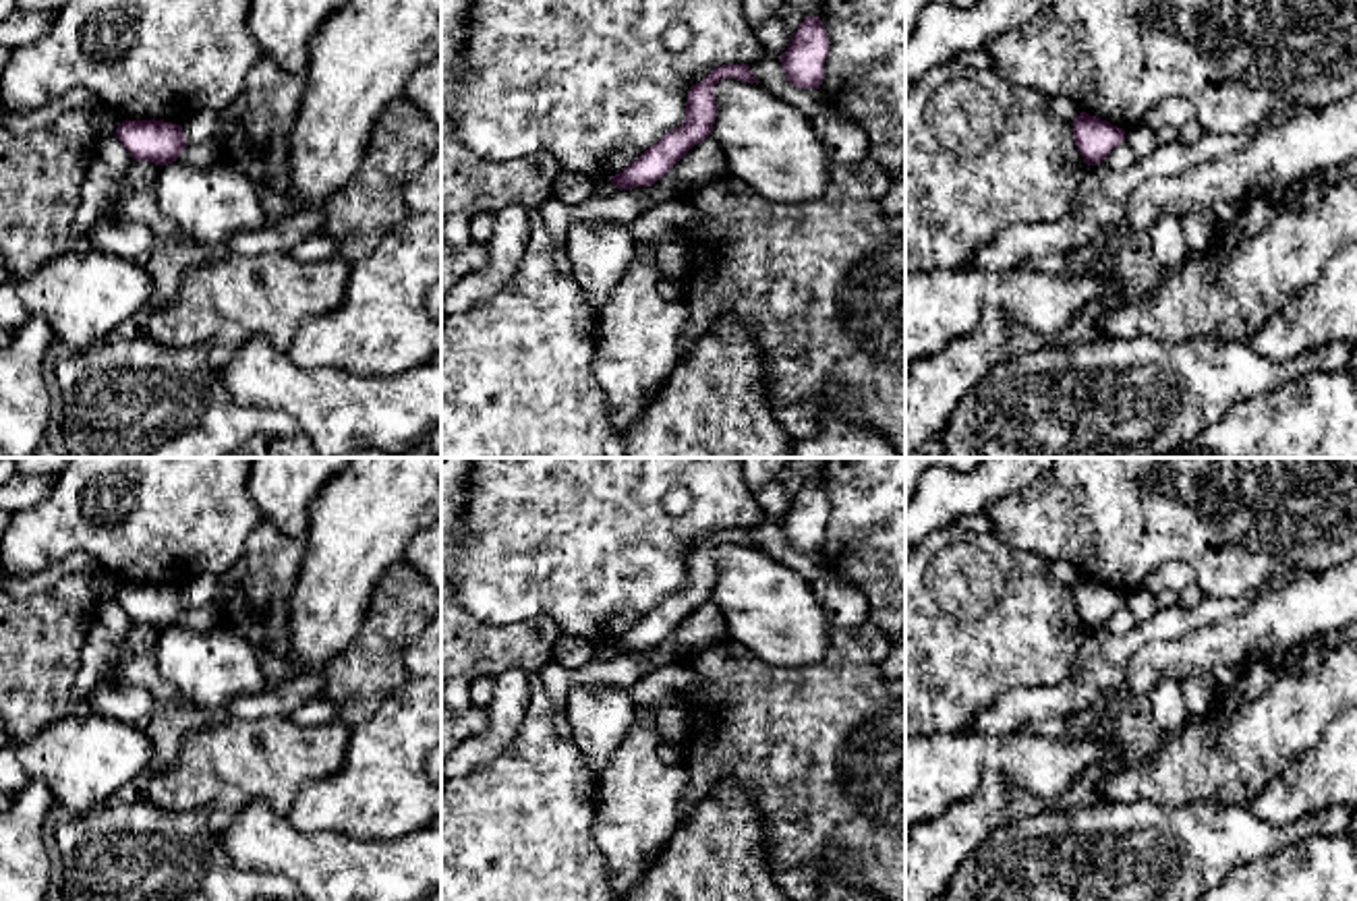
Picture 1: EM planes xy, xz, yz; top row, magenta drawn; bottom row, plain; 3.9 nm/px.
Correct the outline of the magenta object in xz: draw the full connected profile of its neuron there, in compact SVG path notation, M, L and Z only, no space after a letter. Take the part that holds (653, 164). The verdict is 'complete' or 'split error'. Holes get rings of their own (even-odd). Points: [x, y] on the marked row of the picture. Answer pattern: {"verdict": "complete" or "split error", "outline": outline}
{"verdict": "complete", "outline": "M723 64L713 68L709 77L688 91L686 120L609 180L619 191L651 186L661 180L694 145L711 135L717 116L713 89L725 79L758 85L746 64Z"}

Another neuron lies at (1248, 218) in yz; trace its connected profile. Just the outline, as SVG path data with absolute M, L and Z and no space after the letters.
M1357 157L1349 164L1311 172L1291 184L1280 184L1270 193L1249 197L1229 211L1220 211L1216 240L1233 249L1243 236L1258 234L1278 213L1303 211L1324 201L1332 184L1340 180L1357 182Z

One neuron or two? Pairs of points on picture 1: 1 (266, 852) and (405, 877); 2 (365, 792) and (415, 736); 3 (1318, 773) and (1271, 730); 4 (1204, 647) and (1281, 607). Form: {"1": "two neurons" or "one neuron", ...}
{"1": "one neuron", "2": "one neuron", "3": "two neurons", "4": "one neuron"}

